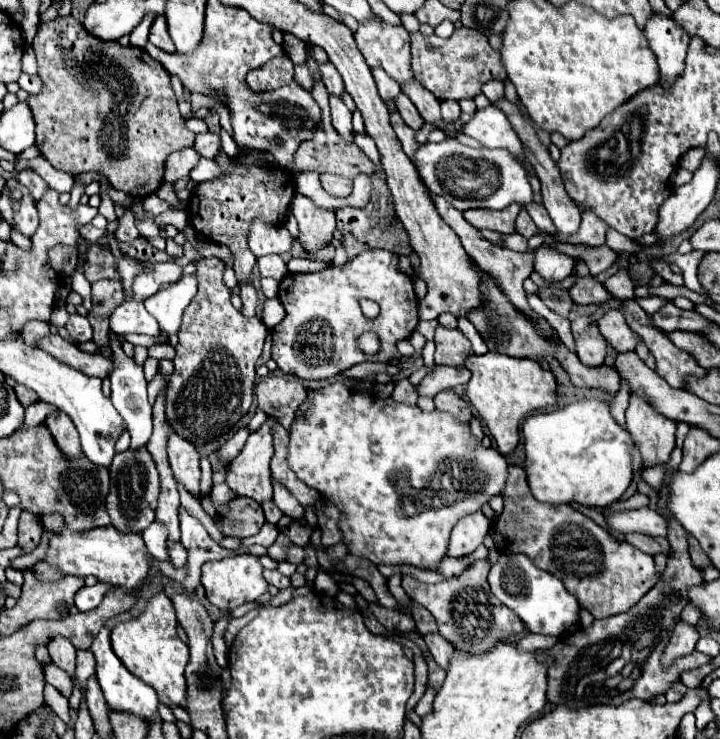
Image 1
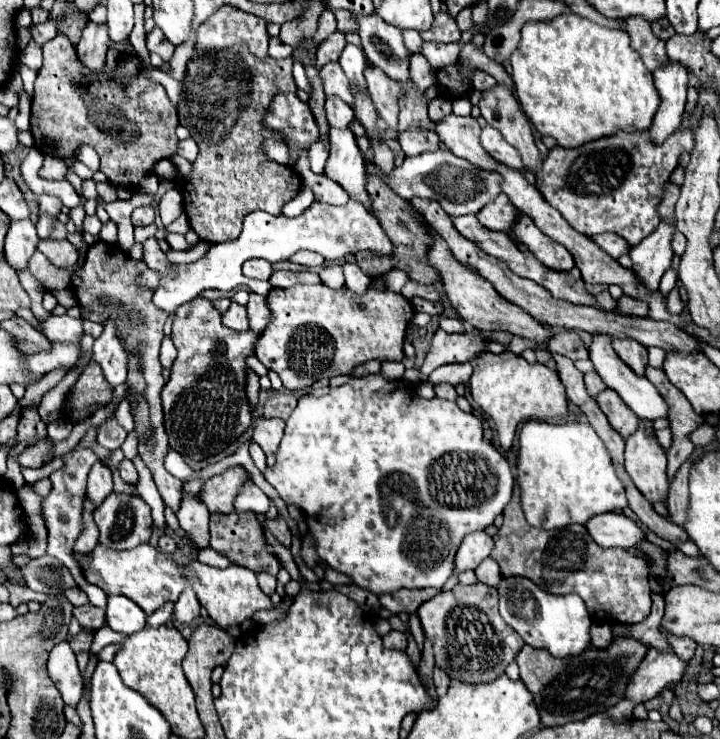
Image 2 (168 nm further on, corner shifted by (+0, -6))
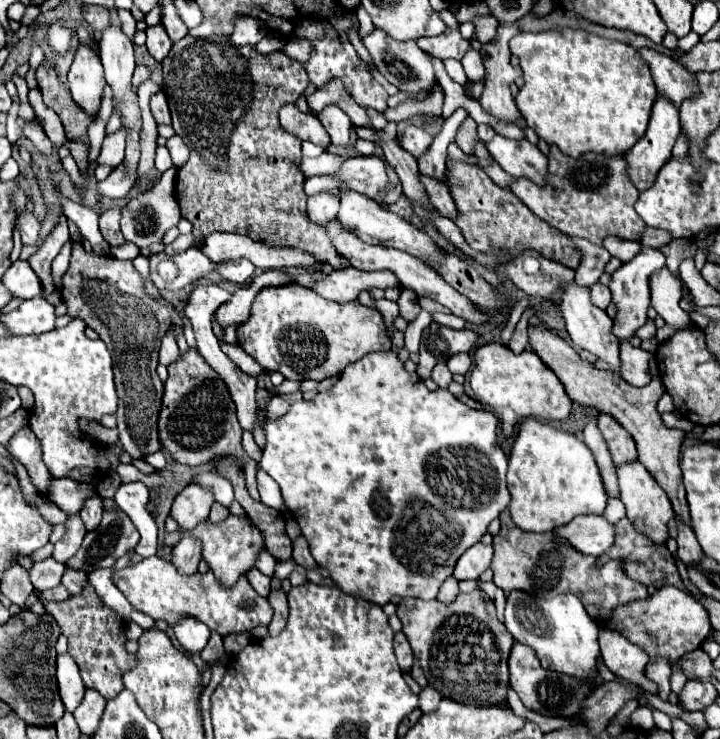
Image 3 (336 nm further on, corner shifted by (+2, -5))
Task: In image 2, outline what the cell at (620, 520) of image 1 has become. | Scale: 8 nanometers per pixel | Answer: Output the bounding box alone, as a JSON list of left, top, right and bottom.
[586,513,644,549]

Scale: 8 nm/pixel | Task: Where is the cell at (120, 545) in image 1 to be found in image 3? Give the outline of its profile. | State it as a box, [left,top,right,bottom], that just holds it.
[112,556,274,636]

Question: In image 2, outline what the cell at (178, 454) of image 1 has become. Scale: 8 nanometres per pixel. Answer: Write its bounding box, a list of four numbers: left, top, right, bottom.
[176,495,210,551]

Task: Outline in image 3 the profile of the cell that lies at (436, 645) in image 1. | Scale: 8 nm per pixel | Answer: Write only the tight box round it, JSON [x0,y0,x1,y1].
[420,686,442,712]

